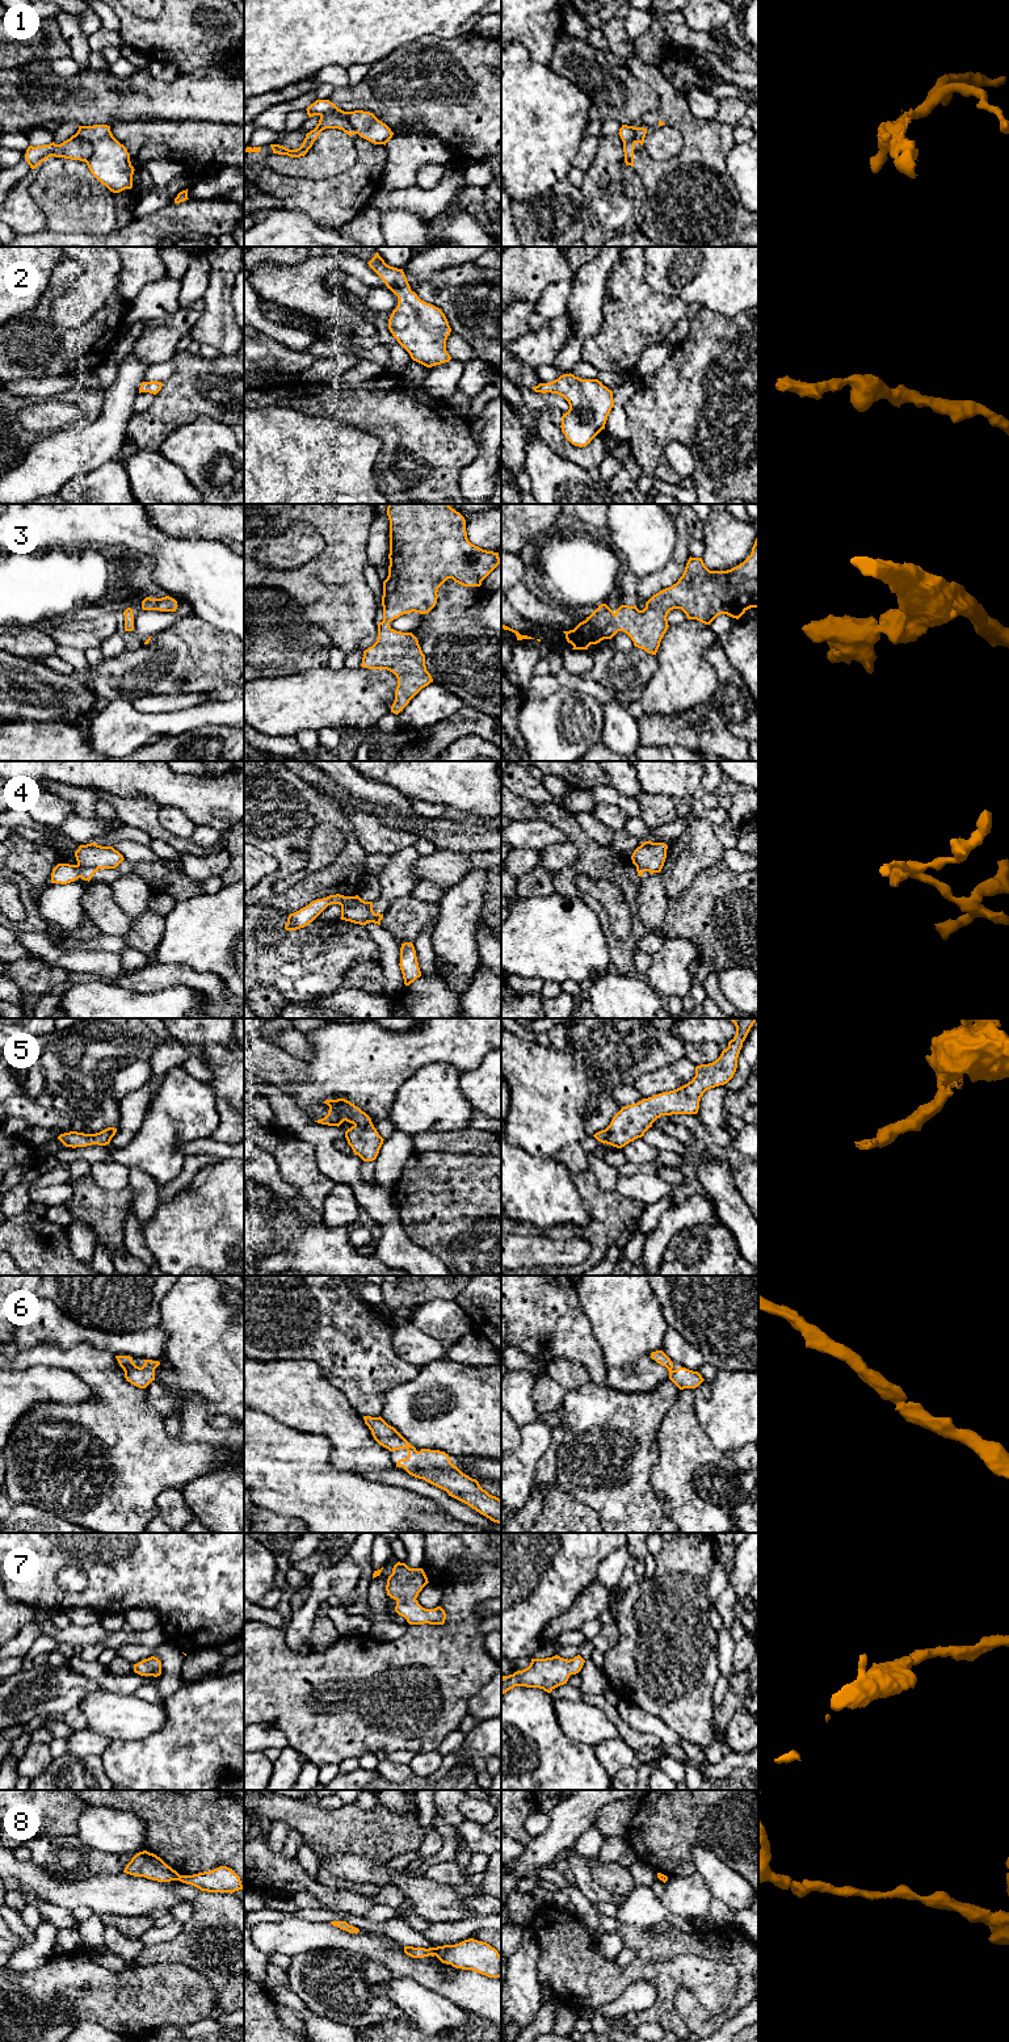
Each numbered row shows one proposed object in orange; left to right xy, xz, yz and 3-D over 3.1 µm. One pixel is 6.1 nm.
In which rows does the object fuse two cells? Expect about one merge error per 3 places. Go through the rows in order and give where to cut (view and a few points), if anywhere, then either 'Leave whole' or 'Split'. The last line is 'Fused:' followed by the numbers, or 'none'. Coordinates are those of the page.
1: Split along xz (320, 114), (341, 113), (356, 133). Split
2: No split. Leave whole
3: No split. Leave whole
4: Split along xy (78, 862), (97, 869). Split
5: No split. Leave whole
6: No split. Leave whole
7: No split. Leave whole
8: Split along xz (434, 1948), (436, 1954). Split
Fused: 1, 4, 8

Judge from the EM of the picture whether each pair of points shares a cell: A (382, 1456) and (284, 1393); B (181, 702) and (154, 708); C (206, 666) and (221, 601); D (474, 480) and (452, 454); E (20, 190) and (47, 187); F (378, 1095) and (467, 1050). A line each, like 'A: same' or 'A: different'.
A: same
B: same
C: different
D: different
E: different
F: same

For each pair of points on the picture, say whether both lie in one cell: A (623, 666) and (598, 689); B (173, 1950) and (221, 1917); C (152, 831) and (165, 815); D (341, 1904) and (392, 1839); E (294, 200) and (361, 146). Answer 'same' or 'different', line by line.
A: different
B: same
C: different
D: different
E: same

